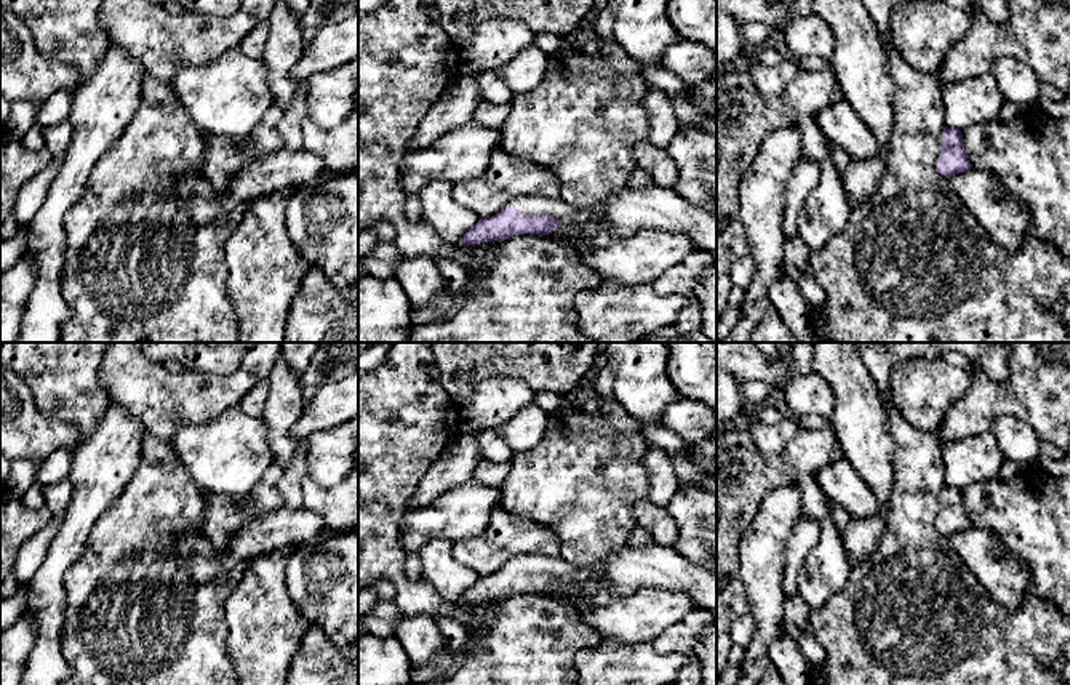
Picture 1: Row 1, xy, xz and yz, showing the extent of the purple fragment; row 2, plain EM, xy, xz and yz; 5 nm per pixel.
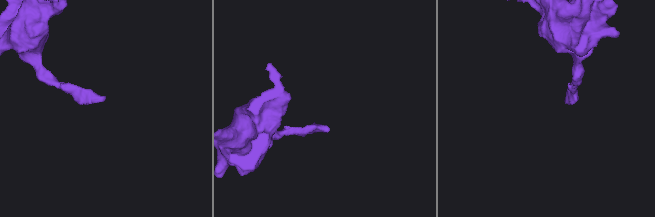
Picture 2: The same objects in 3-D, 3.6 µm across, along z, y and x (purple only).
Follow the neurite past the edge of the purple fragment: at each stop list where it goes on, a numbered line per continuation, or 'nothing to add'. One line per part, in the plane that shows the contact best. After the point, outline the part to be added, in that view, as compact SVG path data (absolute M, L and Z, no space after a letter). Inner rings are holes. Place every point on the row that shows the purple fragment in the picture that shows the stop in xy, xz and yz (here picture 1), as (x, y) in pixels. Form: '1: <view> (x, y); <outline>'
1: xz (558, 208); M521 195L513 198L510 203L513 203L517 210L529 214L549 214L566 227L582 227L592 219L590 208L576 210L568 205L561 197L544 198L539 195Z

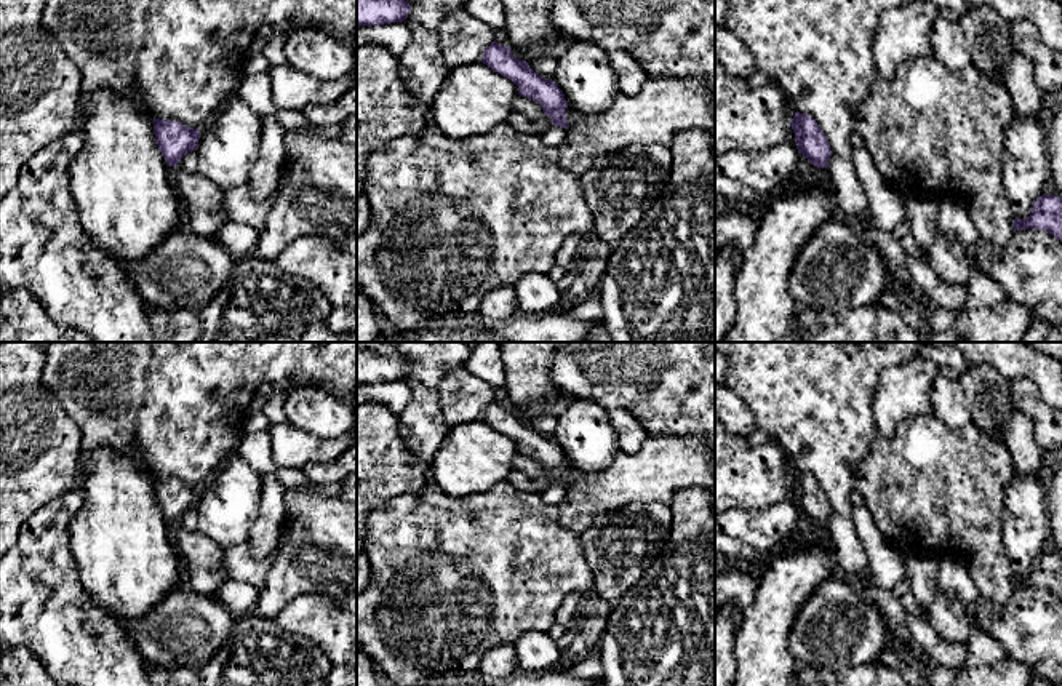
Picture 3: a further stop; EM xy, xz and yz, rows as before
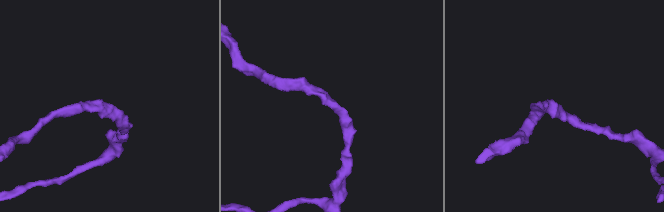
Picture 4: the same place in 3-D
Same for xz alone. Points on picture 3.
nothing to add

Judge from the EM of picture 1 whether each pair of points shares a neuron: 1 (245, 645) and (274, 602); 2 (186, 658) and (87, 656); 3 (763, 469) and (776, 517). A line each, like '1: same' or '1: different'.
1: same
2: same
3: different

